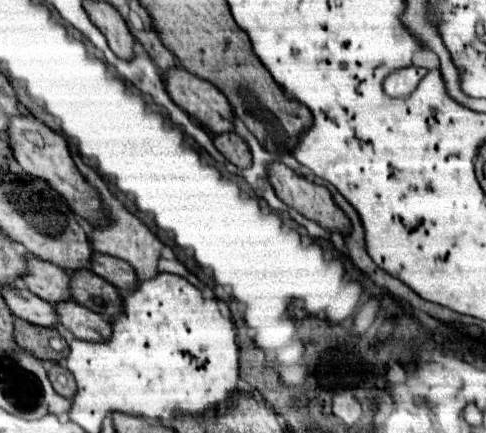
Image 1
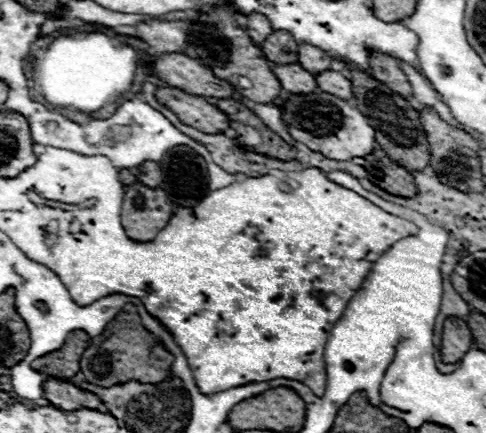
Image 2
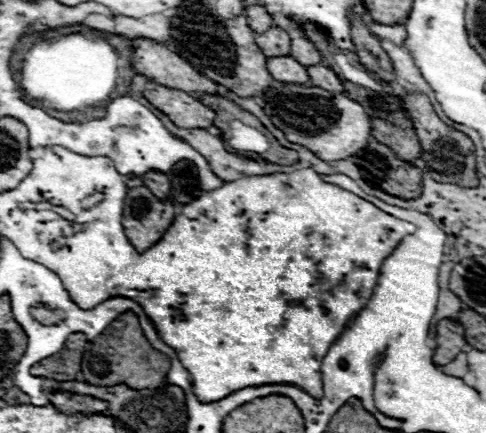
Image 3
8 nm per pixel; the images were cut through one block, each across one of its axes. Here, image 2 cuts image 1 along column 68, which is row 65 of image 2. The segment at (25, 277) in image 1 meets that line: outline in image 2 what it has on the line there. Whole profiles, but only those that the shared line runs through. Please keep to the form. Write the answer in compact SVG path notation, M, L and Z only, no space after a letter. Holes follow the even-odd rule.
M290 64L290 66L272 66L272 72L280 80L282 88L288 94L312 94L316 92L316 78L308 70L304 70L300 64Z

